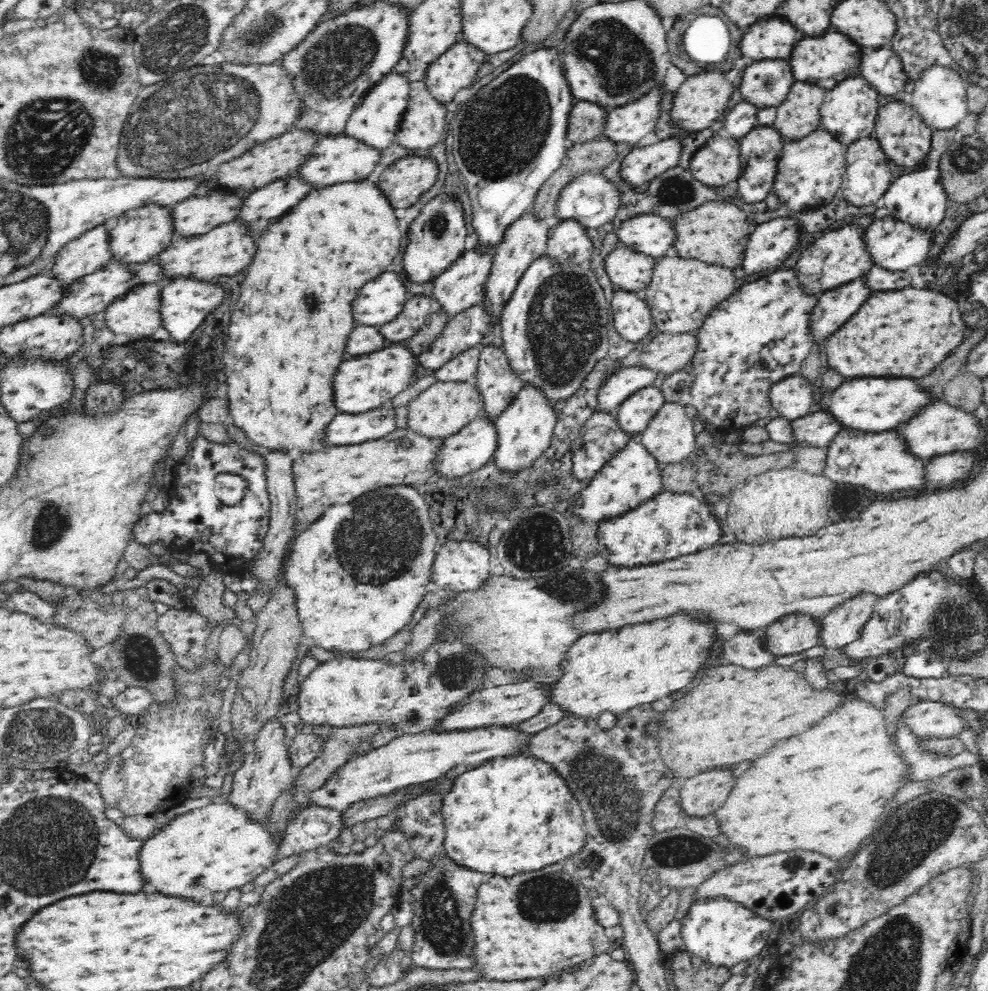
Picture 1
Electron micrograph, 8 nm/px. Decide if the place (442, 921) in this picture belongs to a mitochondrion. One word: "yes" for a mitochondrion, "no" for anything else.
yes

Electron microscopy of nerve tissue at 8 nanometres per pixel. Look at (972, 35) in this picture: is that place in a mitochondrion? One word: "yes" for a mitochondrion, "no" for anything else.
yes

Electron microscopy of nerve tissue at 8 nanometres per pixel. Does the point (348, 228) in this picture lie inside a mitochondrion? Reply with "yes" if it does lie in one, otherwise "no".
no

